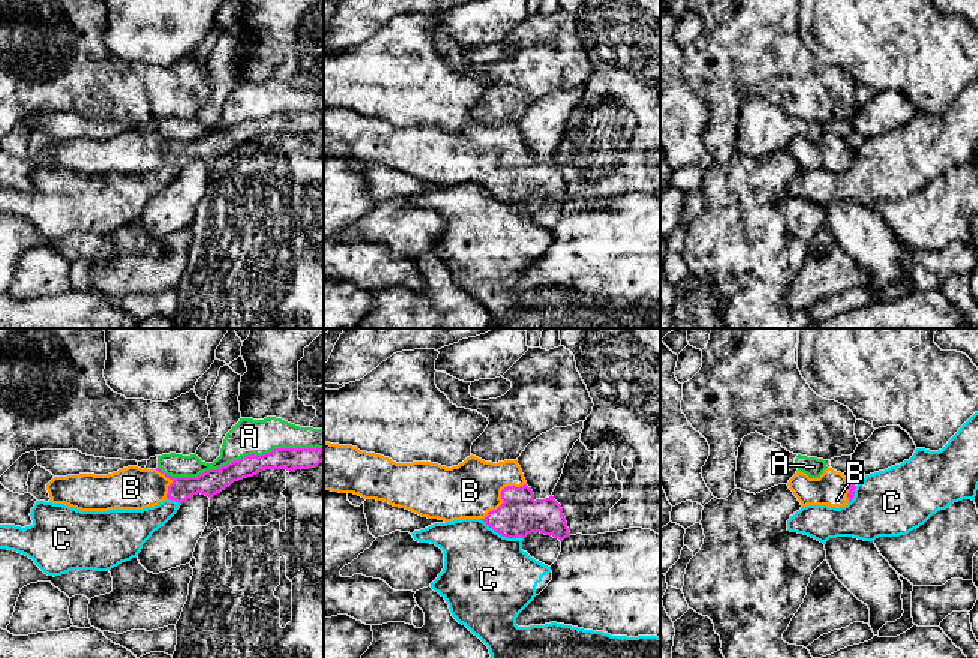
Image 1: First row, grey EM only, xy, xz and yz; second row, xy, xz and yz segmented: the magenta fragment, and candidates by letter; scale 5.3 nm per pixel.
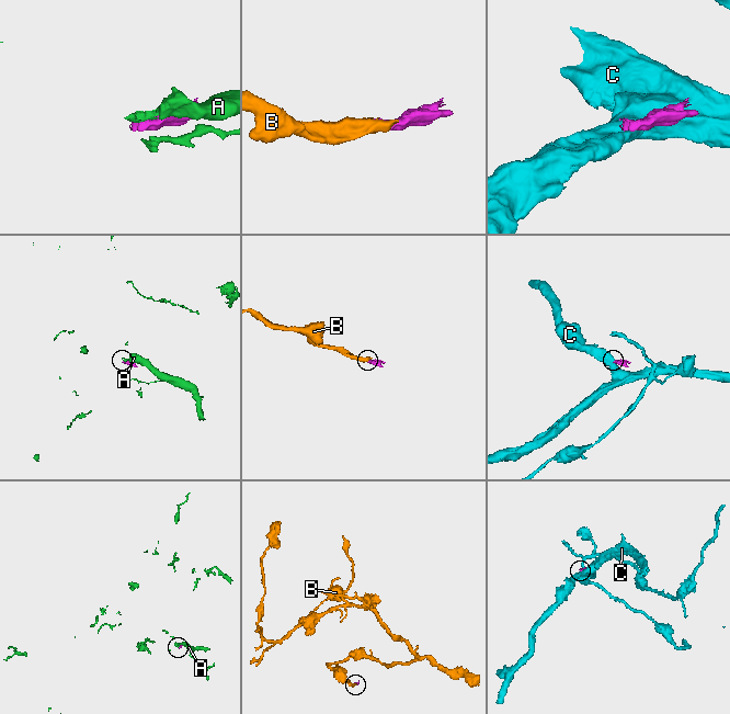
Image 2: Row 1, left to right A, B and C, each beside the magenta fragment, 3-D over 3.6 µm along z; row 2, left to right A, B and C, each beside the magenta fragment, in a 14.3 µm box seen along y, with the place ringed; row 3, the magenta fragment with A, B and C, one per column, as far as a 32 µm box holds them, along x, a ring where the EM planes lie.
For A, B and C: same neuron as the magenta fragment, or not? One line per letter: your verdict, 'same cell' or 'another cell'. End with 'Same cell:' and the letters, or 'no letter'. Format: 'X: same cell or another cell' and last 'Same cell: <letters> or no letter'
A: another cell
B: same cell
C: another cell
Same cell: B

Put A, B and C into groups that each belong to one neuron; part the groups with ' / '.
A / B / C

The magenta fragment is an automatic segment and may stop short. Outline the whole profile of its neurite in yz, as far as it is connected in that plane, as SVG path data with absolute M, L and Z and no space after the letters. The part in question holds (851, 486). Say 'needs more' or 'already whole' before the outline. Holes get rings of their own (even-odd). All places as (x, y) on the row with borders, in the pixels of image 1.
needs more; M826 468L819 478L810 478L807 474L796 471L788 486L802 507L828 505L836 508L848 505L856 489L842 472L832 468Z

